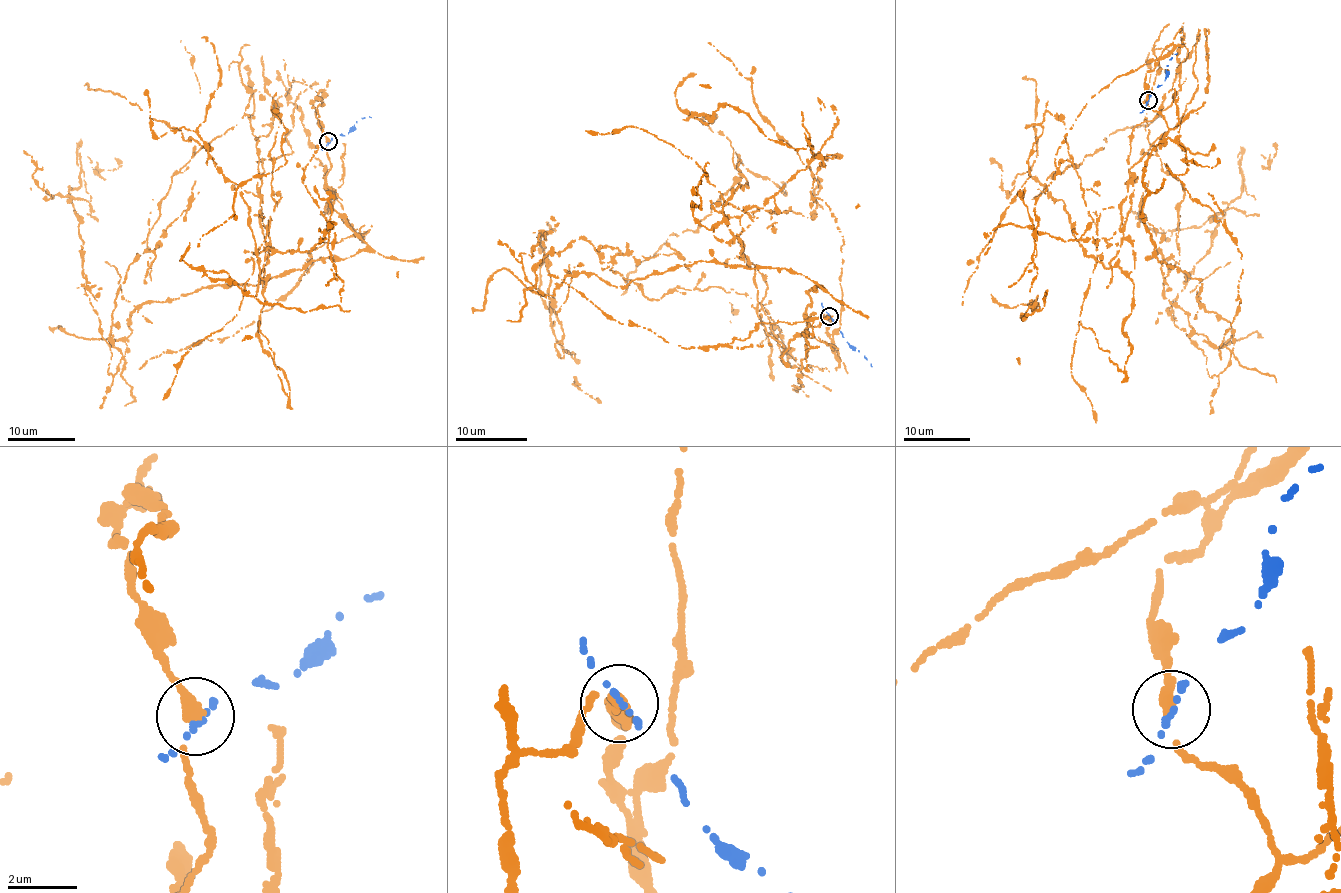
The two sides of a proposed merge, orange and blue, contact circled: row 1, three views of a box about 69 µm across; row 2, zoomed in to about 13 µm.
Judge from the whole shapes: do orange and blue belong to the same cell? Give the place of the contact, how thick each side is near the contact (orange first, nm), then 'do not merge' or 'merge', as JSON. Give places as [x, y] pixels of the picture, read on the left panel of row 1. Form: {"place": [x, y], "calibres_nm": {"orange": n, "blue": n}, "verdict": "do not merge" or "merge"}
{"place": [328, 141], "calibres_nm": {"orange": 280, "blue": 240}, "verdict": "do not merge"}

